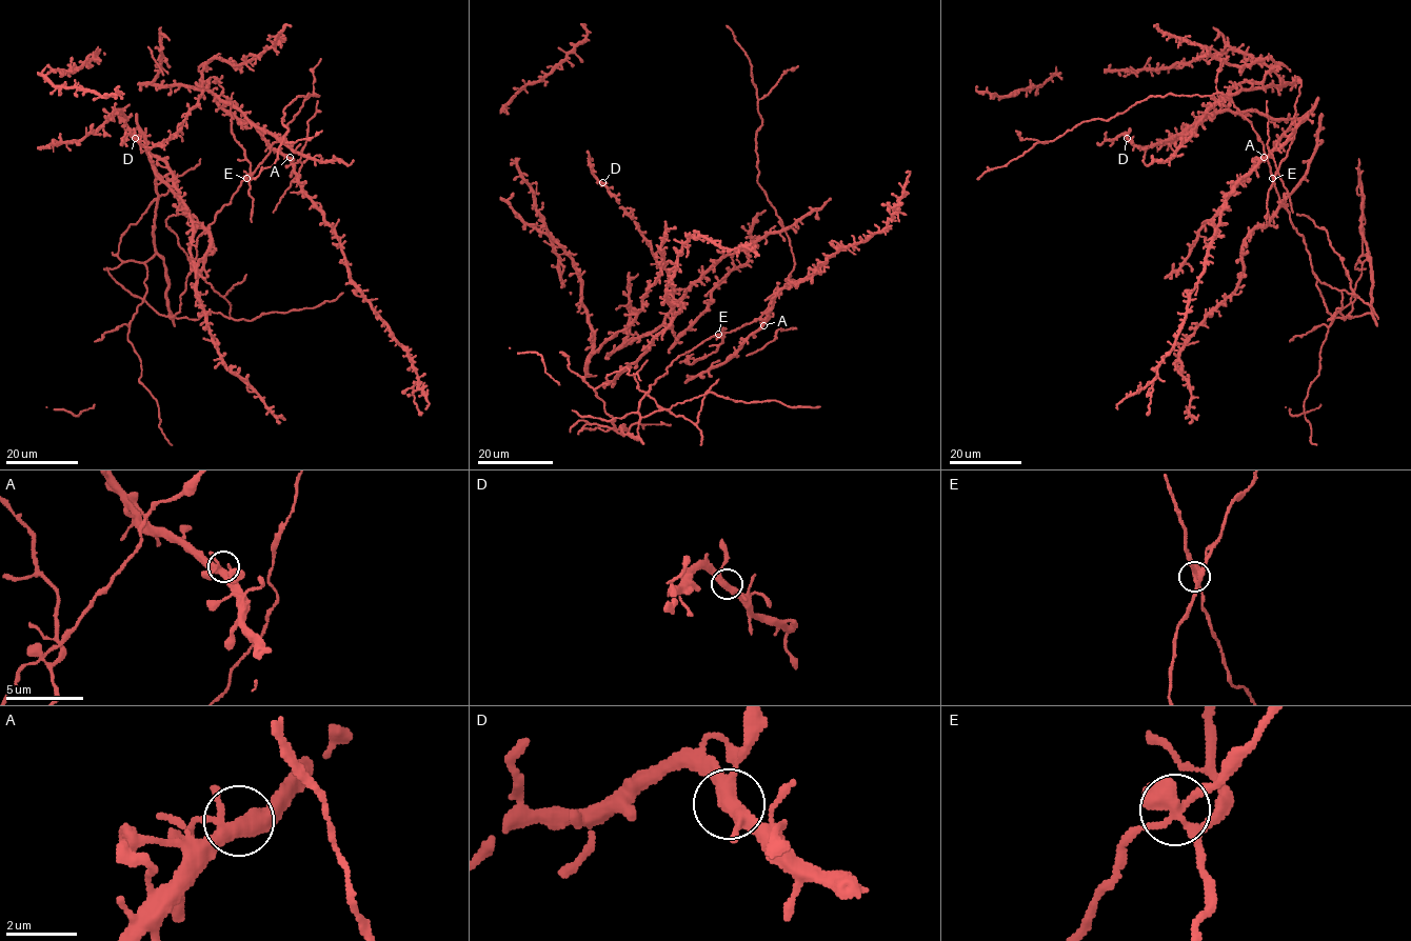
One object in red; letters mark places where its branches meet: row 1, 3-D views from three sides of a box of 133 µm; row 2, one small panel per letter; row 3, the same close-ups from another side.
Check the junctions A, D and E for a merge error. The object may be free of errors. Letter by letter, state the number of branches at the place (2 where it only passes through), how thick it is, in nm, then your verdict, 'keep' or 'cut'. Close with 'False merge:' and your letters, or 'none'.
A: branches 4; calibre 360 nm; keep
D: branches 4; calibre 360 nm; keep
E: branches 4; calibre 360 nm; cut
False merge: E

